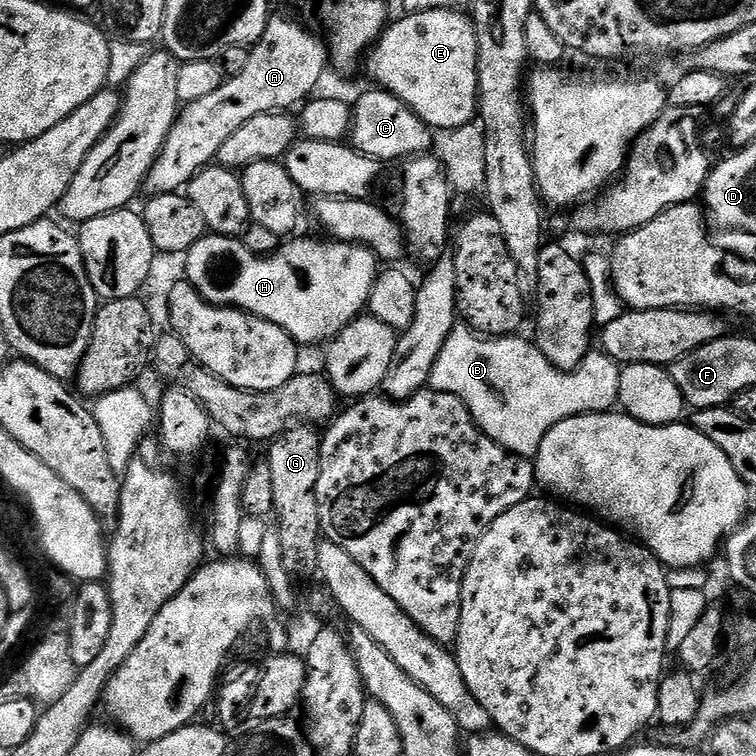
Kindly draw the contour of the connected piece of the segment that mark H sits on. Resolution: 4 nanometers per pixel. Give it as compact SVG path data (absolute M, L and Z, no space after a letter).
M206 234L186 254L186 279L208 304L238 308L274 322L297 345L323 345L367 309L378 261L369 248L360 244L342 244L328 238L296 239L281 243L269 256L255 256L243 239Z

